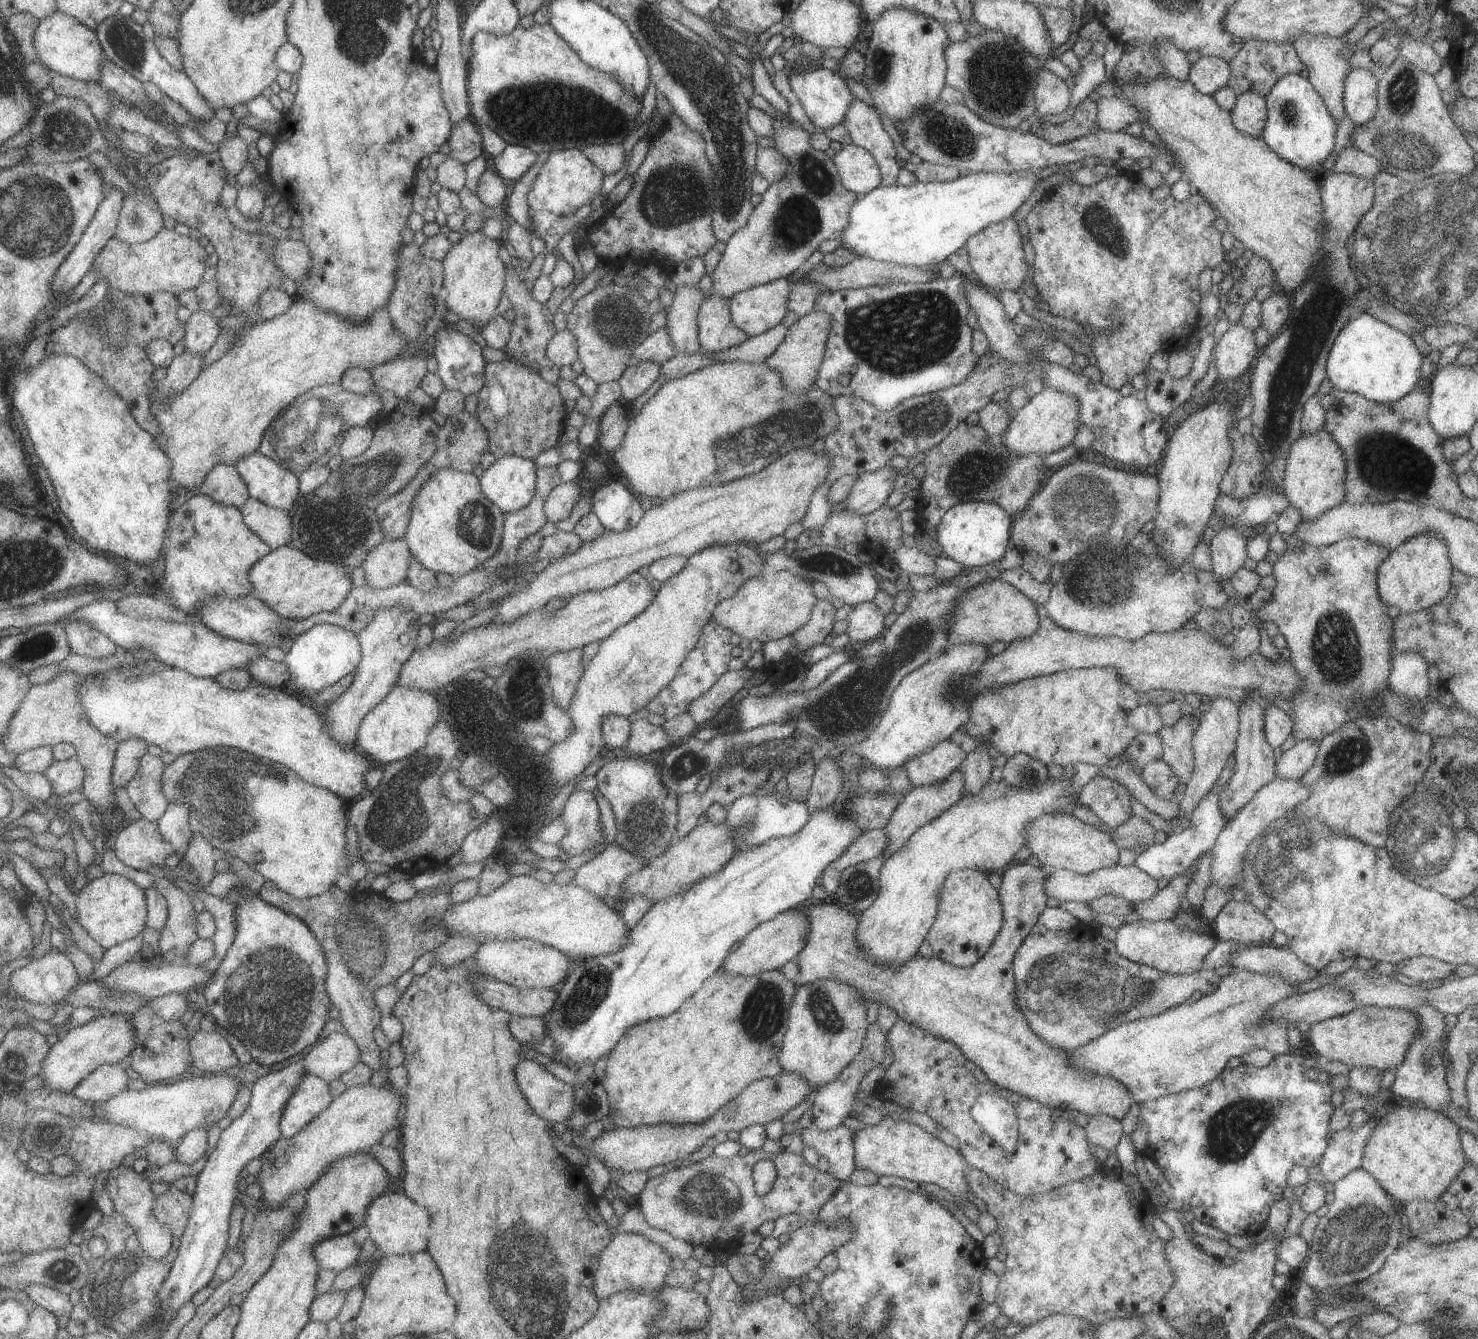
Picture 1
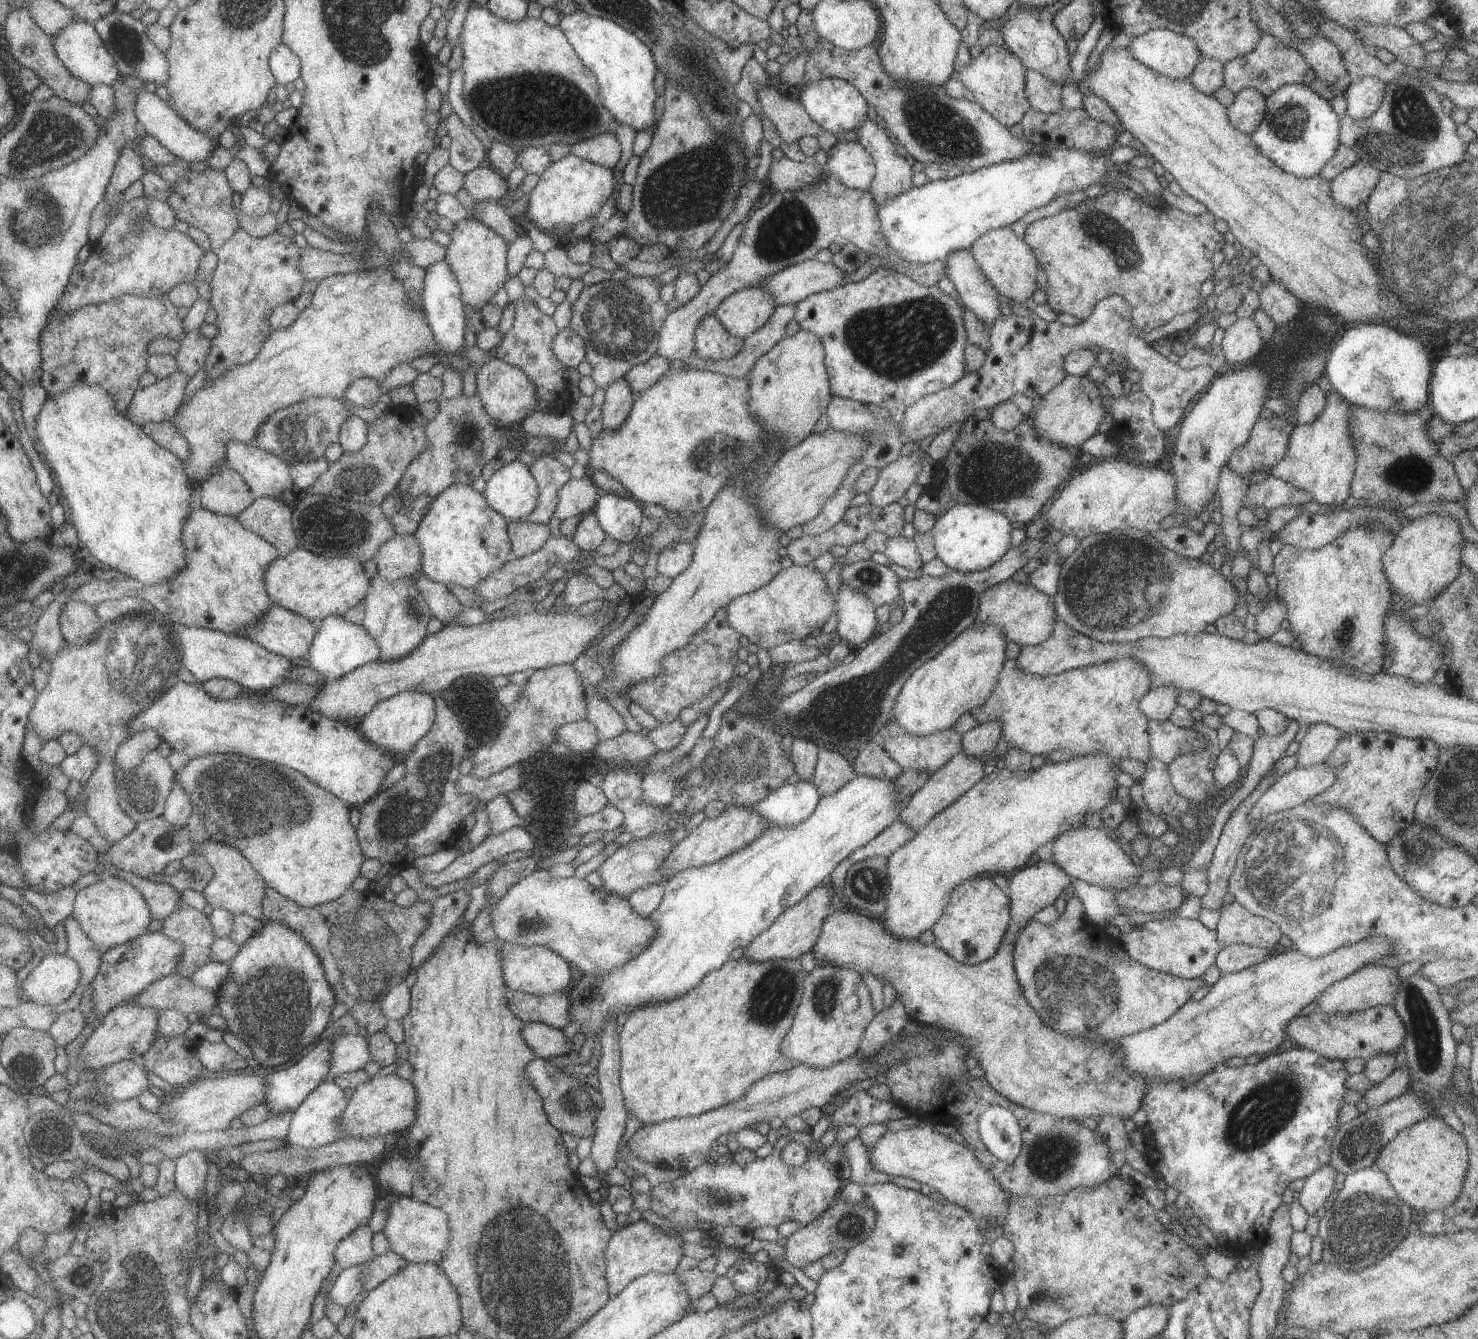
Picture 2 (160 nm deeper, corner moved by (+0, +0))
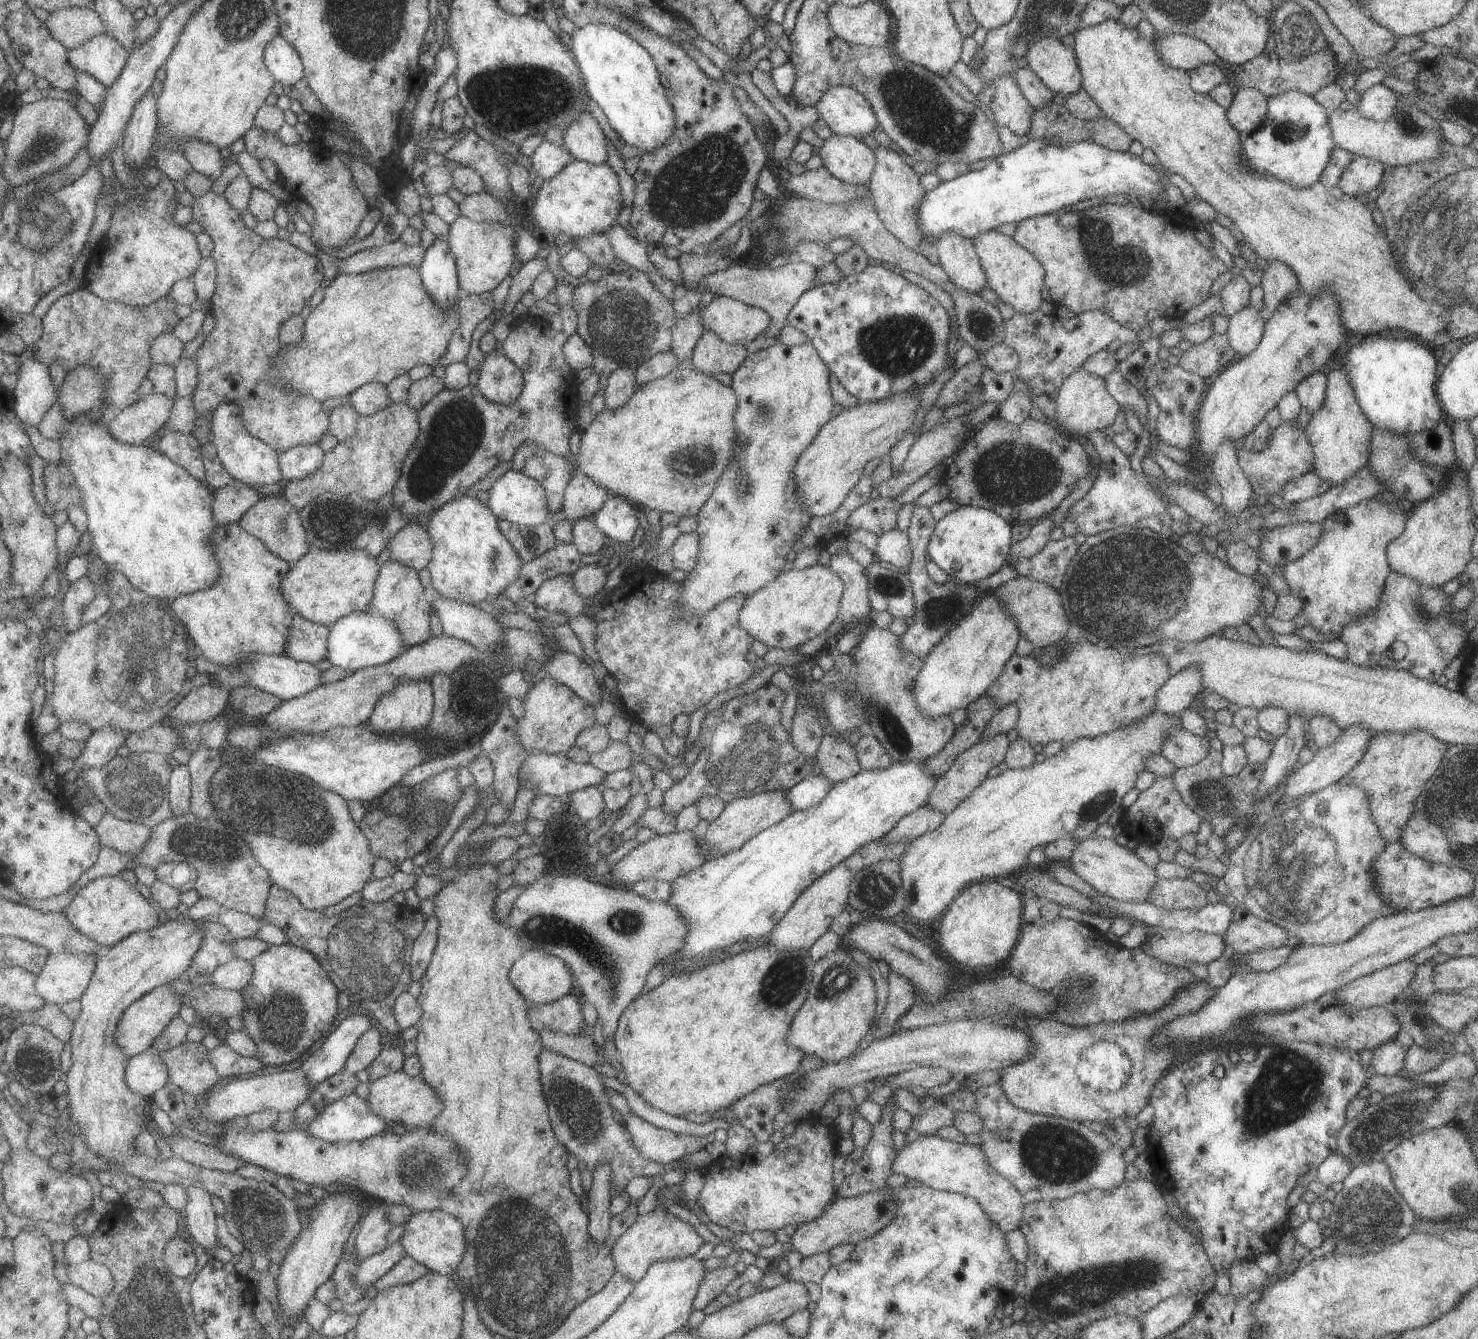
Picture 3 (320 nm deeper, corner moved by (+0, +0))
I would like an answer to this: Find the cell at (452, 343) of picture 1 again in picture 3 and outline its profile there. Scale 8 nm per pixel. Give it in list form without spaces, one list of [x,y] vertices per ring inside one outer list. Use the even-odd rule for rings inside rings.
[[[442,235],[425,248],[419,271],[428,294],[443,309],[449,309],[463,294],[456,257],[449,247],[449,236]]]

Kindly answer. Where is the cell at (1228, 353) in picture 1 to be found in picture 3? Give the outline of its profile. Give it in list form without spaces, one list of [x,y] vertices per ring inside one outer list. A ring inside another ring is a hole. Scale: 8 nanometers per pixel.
[[[1250,304],[1229,317],[1226,333],[1238,354],[1250,354],[1258,346],[1265,331],[1265,321],[1261,312]]]

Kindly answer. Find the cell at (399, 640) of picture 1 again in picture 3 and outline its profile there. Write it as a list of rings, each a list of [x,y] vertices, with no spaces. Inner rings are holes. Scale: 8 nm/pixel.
[[[390,559],[382,564],[378,580],[375,582],[371,609],[392,619],[399,626],[408,647],[426,642],[432,637],[430,633],[431,604],[424,597],[424,587],[420,583],[418,571],[397,560]]]

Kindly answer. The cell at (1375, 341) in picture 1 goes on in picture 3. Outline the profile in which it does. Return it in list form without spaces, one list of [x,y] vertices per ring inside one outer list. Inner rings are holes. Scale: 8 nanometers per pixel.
[[[1363,338],[1343,358],[1343,367],[1357,403],[1368,420],[1386,433],[1405,437],[1435,428],[1443,418],[1447,419],[1437,397],[1436,386],[1441,369],[1439,363],[1430,346],[1418,344],[1412,339],[1394,338]]]

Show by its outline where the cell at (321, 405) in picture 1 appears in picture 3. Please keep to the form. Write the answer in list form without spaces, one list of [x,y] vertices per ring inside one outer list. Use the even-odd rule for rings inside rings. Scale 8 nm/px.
[[[210,190],[194,202],[195,220],[212,236],[215,249],[212,256],[217,260],[219,277],[217,291],[213,298],[213,314],[217,318],[216,327],[200,347],[197,363],[200,369],[200,384],[195,394],[196,408],[200,415],[214,413],[222,403],[237,402],[245,410],[244,417],[248,430],[264,442],[275,447],[280,453],[302,444],[302,426],[304,426],[304,444],[318,443],[324,433],[330,429],[331,419],[328,411],[322,408],[318,399],[304,396],[290,389],[281,381],[275,365],[275,359],[285,348],[281,339],[282,325],[290,317],[300,314],[308,298],[320,288],[324,280],[324,268],[316,256],[290,244],[290,242],[264,238],[256,228],[246,226],[242,213],[225,197]]]

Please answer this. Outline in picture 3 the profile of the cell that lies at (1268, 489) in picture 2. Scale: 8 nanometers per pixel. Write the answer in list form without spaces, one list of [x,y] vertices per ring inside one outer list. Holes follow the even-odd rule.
[[[1310,471],[1300,478],[1288,481],[1282,487],[1280,496],[1293,505],[1321,495],[1332,487],[1333,482],[1321,479],[1314,471]]]

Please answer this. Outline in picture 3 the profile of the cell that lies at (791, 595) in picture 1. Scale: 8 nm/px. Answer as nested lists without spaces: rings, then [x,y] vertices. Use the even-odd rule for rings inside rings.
[[[819,562],[805,569],[791,569],[780,573],[776,580],[764,585],[746,598],[739,612],[744,630],[770,648],[793,649],[818,636],[839,616],[844,583],[829,565]]]

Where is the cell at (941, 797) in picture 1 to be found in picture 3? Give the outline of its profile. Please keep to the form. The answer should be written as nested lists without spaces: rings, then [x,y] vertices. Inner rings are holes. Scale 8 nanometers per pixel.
[[[1000,733],[989,739],[982,738],[965,750],[947,772],[940,776],[926,805],[946,815],[952,812],[983,780],[988,778],[990,769],[997,767],[1005,759],[1009,742],[1007,733]]]

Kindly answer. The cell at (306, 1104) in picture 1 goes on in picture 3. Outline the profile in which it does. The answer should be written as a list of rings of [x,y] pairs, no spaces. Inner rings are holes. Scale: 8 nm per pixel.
[[[356,1093],[327,1105],[310,1125],[304,1127],[309,1135],[331,1143],[363,1141],[387,1129],[386,1119],[376,1114],[367,1100]]]

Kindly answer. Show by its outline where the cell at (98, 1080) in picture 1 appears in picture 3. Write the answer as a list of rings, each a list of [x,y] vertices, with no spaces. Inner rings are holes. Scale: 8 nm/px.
[[[153,1050],[131,1058],[127,1077],[129,1085],[149,1100],[160,1088],[172,1082],[171,1068],[164,1057]]]

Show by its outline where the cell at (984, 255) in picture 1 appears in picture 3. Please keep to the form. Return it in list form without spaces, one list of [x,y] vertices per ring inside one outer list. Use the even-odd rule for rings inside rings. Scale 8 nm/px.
[[[986,231],[975,239],[976,252],[986,273],[987,286],[996,292],[998,298],[1010,304],[1016,313],[1028,314],[1042,306],[1042,290],[1045,286],[1045,268],[1036,257],[1023,246],[1003,233]]]

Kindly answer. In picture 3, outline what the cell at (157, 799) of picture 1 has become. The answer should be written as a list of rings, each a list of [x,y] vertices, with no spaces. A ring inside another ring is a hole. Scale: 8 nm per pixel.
[[[150,751],[132,752],[129,757],[118,755],[106,767],[83,768],[77,784],[95,791],[98,800],[118,818],[155,829],[175,816],[171,801],[171,778],[175,768],[169,759],[168,755]]]

